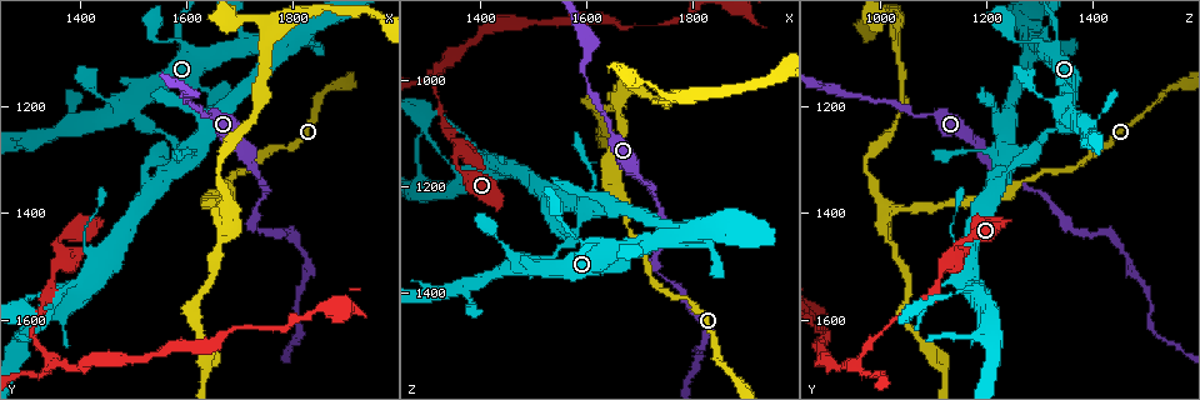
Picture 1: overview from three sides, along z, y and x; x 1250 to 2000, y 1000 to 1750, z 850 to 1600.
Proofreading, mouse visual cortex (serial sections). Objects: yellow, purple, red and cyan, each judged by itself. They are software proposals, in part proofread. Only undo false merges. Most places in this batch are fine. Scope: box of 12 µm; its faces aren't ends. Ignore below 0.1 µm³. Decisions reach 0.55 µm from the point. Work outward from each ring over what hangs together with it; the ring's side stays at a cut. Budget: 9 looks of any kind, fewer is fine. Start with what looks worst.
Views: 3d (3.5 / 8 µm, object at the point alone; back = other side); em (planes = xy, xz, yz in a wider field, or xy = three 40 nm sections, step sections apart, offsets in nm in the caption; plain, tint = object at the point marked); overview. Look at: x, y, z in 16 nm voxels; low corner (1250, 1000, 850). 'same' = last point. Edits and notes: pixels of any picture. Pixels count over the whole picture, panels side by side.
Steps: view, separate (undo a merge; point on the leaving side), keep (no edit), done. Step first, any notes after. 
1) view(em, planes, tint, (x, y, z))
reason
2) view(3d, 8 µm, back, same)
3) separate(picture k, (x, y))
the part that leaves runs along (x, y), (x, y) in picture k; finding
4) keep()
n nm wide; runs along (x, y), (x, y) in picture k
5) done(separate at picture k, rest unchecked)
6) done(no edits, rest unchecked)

view(3d, 8 µm, (1635, 1380, 1140))
sharp bend

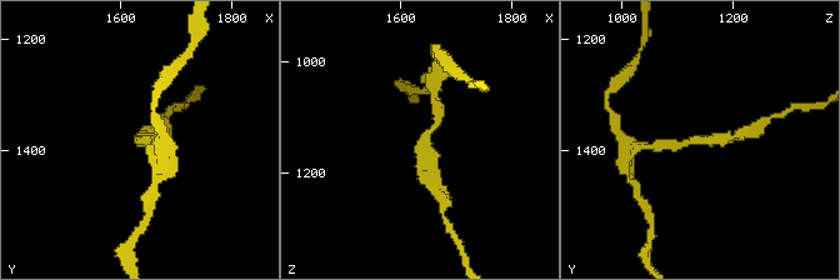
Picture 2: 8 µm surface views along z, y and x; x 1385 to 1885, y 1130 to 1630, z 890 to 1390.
view(3d, 3.5 µm, (1635, 1380, 1140))

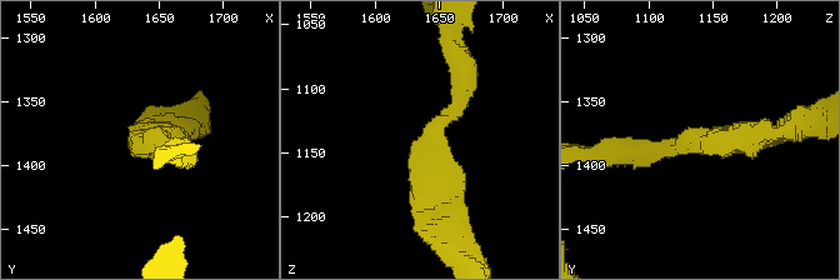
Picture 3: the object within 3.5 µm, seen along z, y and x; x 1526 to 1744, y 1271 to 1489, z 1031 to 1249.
keep()
runs along (781, 131), (640, 150) in picture 3; all the same cell

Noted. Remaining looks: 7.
view(3d, 3.5 µm, (1675, 1395, 1010))
arms part here

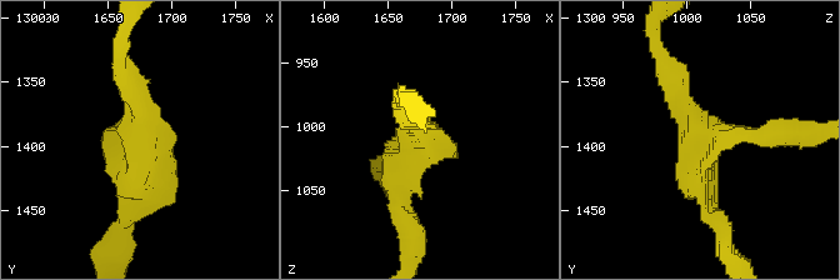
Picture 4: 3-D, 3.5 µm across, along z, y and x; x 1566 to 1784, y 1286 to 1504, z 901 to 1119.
view(em, xy, step 5, tint, (1674, 1390, 1012))

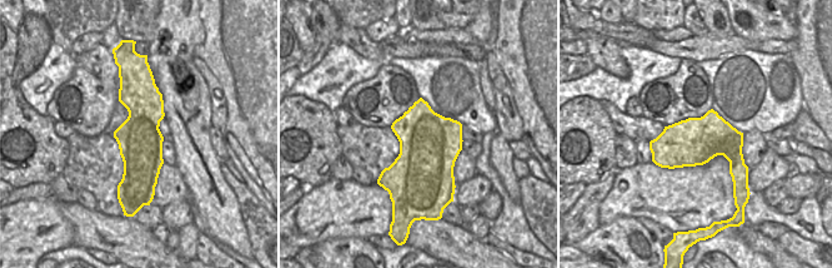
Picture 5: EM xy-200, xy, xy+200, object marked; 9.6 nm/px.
view(em, xy, step 2, tint, same)
another direction

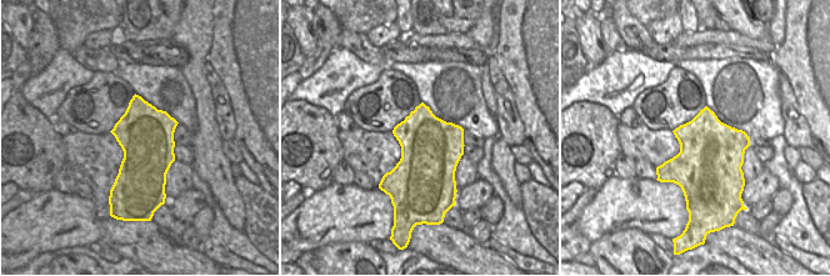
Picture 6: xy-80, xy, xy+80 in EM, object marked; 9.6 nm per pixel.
keep()
600 nm wide; runs along (778, 131), (701, 135), (666, 66) in picture 4; all the same cell

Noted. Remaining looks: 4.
view(3d, 3.5 µm, (1645, 1170, 1355))

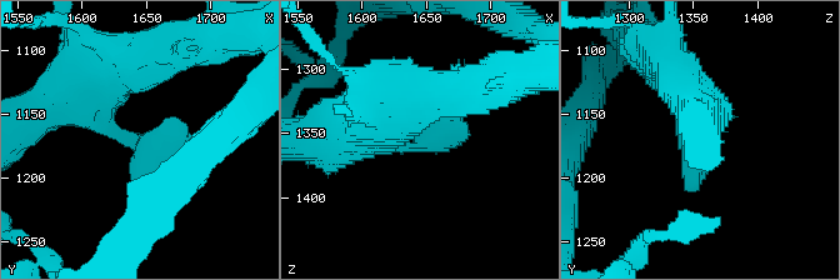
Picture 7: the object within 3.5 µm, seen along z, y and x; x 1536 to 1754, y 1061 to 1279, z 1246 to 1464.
view(em, xy, step 5, tint, (1644, 1176, 1358))

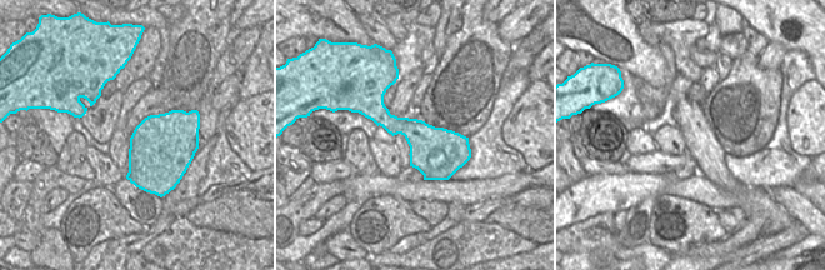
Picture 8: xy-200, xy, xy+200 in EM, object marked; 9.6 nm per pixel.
view(em, planes, tint, same)

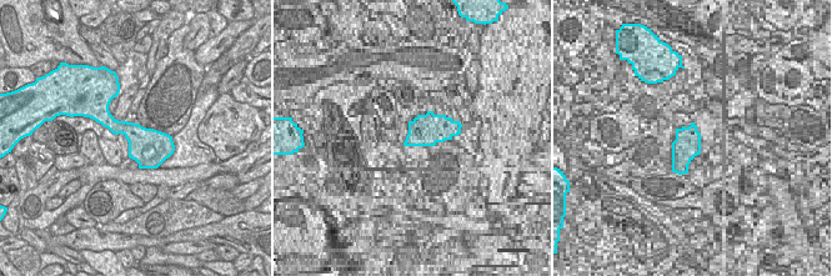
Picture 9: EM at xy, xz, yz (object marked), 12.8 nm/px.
keep()
continuous, no second cell

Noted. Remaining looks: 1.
done(no edits, rest unchecked)

